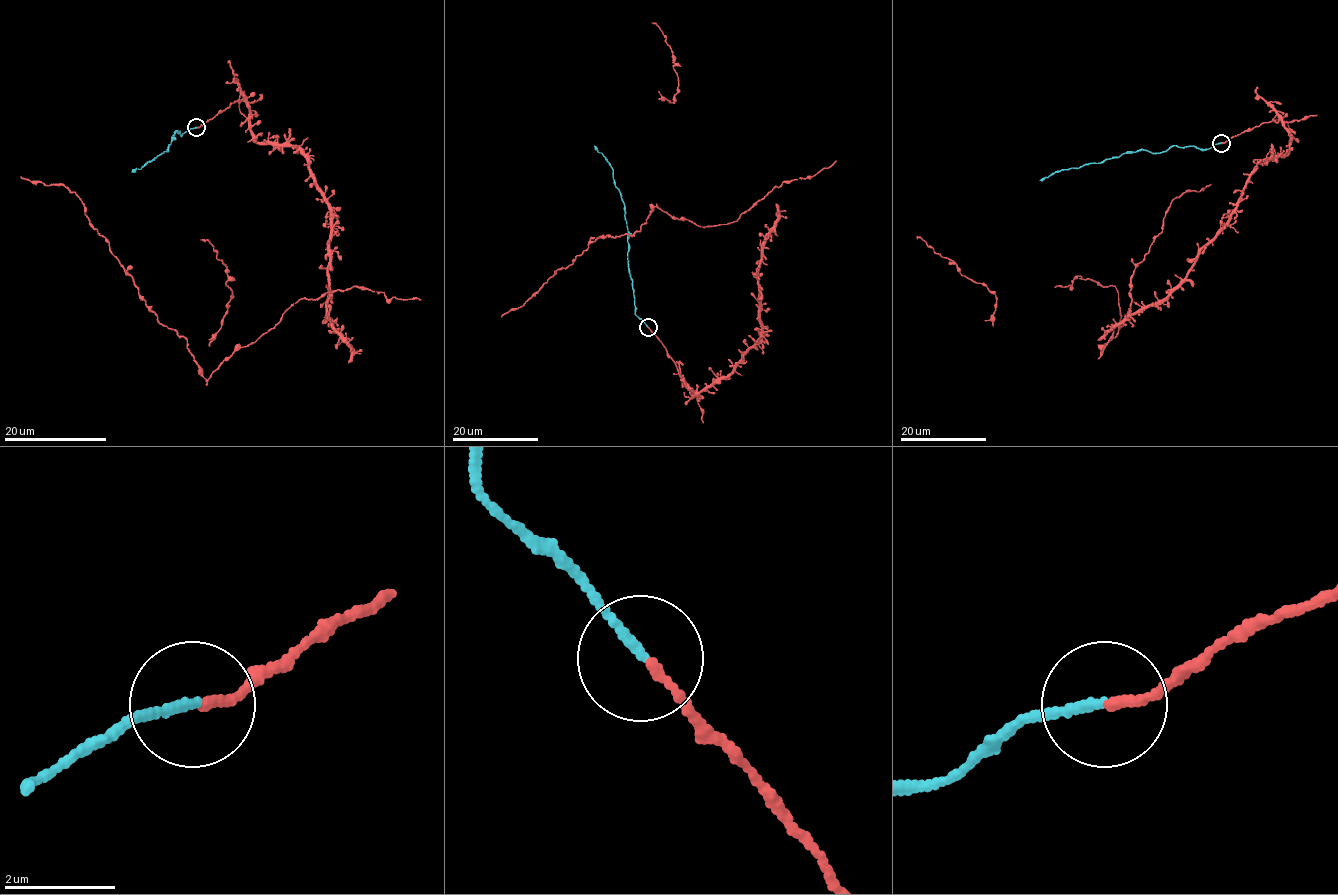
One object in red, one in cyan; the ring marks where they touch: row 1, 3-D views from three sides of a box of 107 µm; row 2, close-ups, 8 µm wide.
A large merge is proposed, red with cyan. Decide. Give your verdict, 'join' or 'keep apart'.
join

